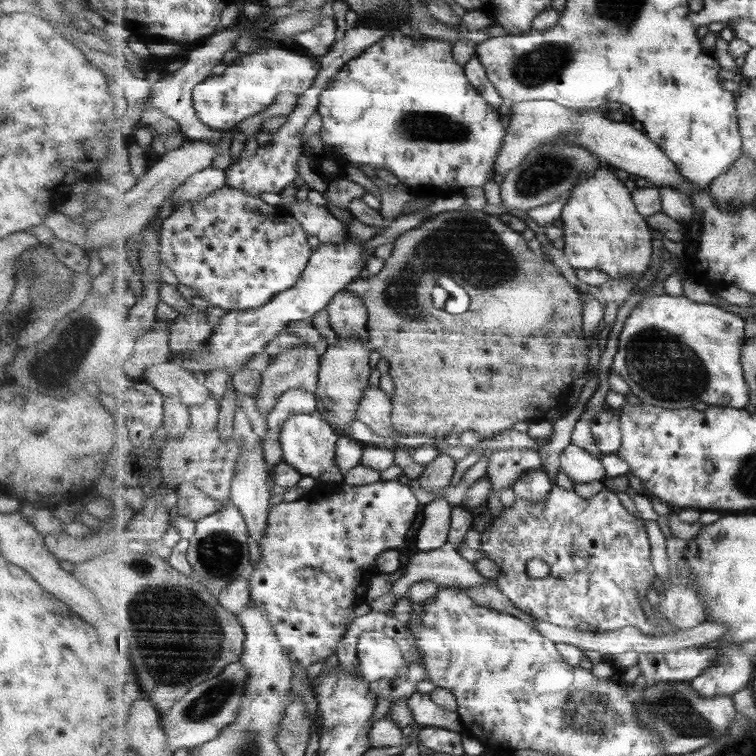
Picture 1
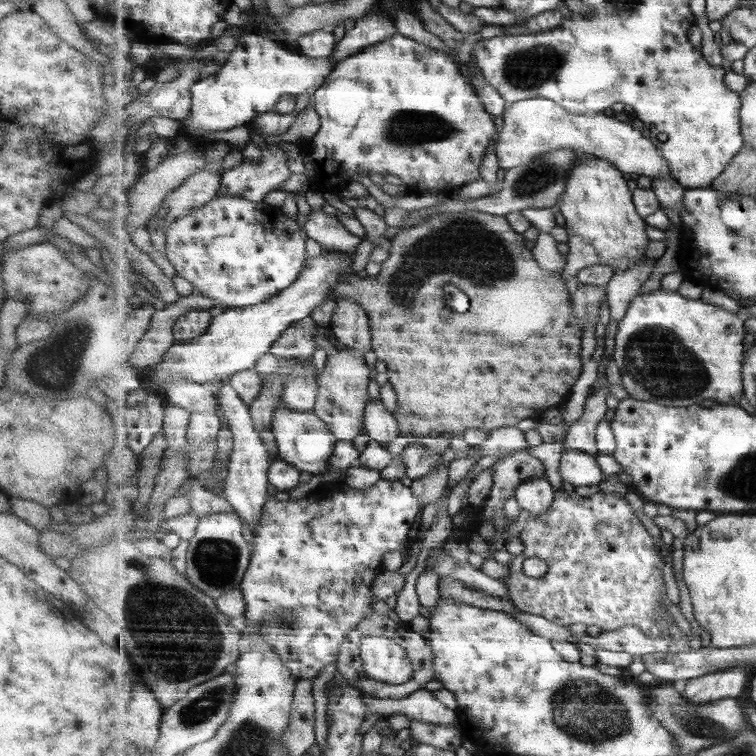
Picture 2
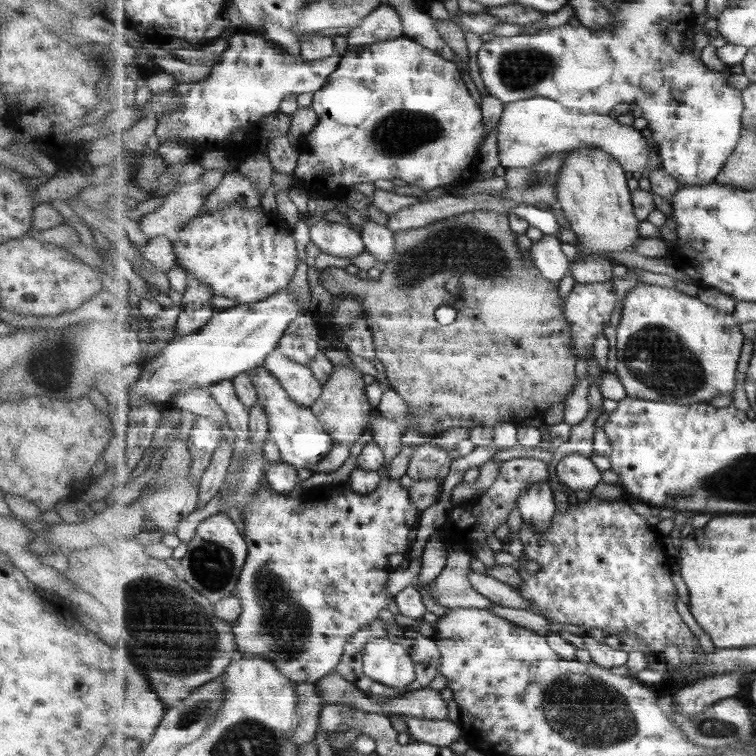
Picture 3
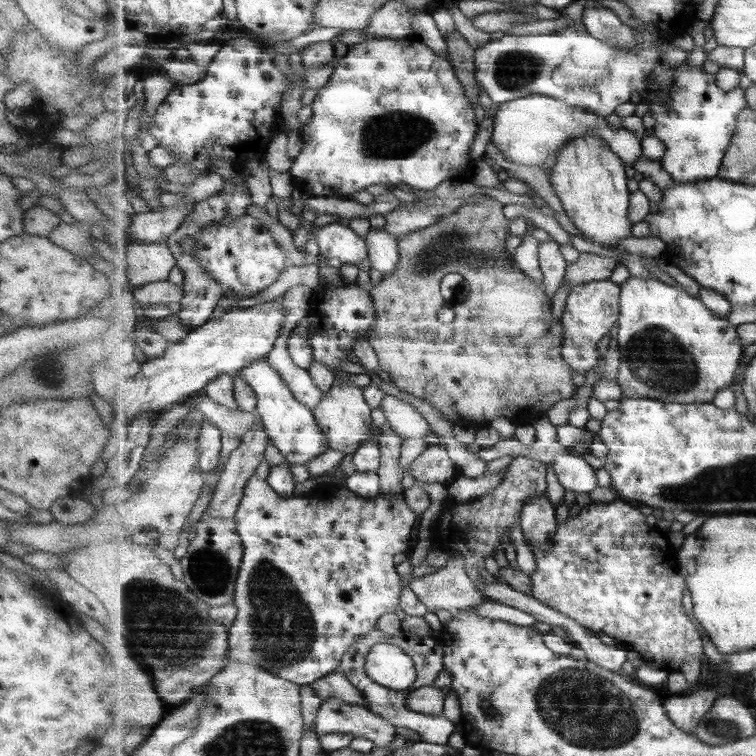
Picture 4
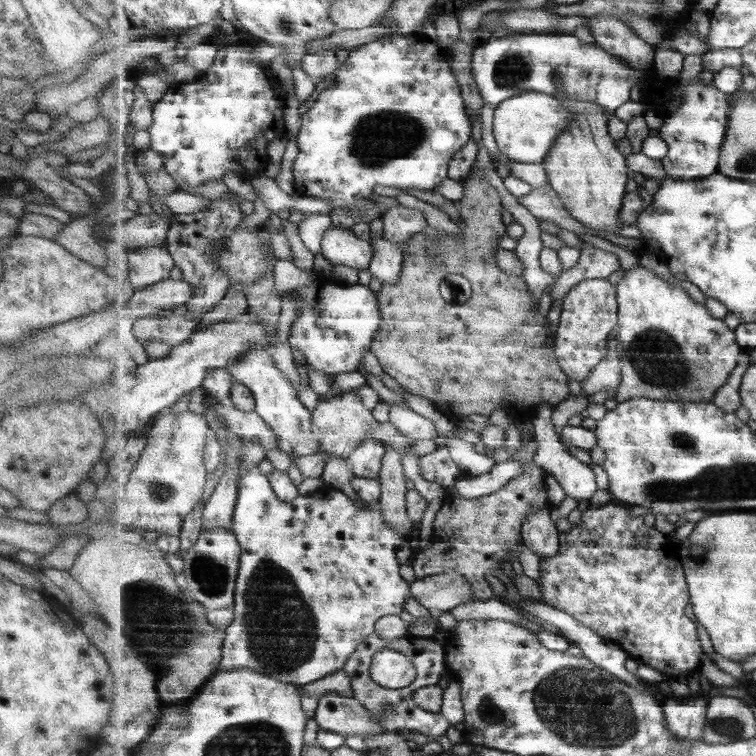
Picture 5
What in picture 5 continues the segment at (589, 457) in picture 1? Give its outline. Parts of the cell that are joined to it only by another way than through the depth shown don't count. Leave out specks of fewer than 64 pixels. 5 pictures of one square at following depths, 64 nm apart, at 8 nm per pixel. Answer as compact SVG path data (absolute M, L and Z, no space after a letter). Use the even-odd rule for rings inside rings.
M543 402L543 408L539 410L539 416L535 416L533 422L533 439L537 442L536 450L532 456L533 462L541 466L546 473L551 474L566 495L572 497L577 502L589 501L591 496L597 492L597 478L592 466L585 465L575 456L572 456L566 446L561 442L551 425L550 418L553 417L554 406Z

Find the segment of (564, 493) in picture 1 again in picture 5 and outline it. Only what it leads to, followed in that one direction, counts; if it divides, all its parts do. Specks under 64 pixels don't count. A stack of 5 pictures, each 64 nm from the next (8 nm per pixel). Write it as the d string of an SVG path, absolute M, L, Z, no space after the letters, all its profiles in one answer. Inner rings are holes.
M612 501L595 508L588 506L581 517L581 525L574 525L560 534L559 553L552 558L540 558L539 583L543 602L571 613L599 636L613 640L638 663L661 672L665 680L675 676L687 678L689 674L699 673L703 648L695 622L685 614L689 586L685 570L678 560L680 545L671 542L667 533L647 526L643 516L633 515L629 506L618 502Z

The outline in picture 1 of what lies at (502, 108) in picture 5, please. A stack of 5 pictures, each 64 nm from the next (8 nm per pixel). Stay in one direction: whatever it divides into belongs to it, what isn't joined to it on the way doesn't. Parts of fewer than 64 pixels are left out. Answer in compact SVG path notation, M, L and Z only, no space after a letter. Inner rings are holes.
M527 100L527 102L511 103L511 114L503 146L497 156L495 173L506 177L515 170L531 150L543 143L565 141L583 147L599 156L611 168L624 170L629 175L648 179L653 186L673 186L683 190L685 194L709 191L709 187L693 185L667 156L667 153L647 136L644 130L633 129L631 119L622 121L610 120L605 114L595 110L577 111L552 100Z

